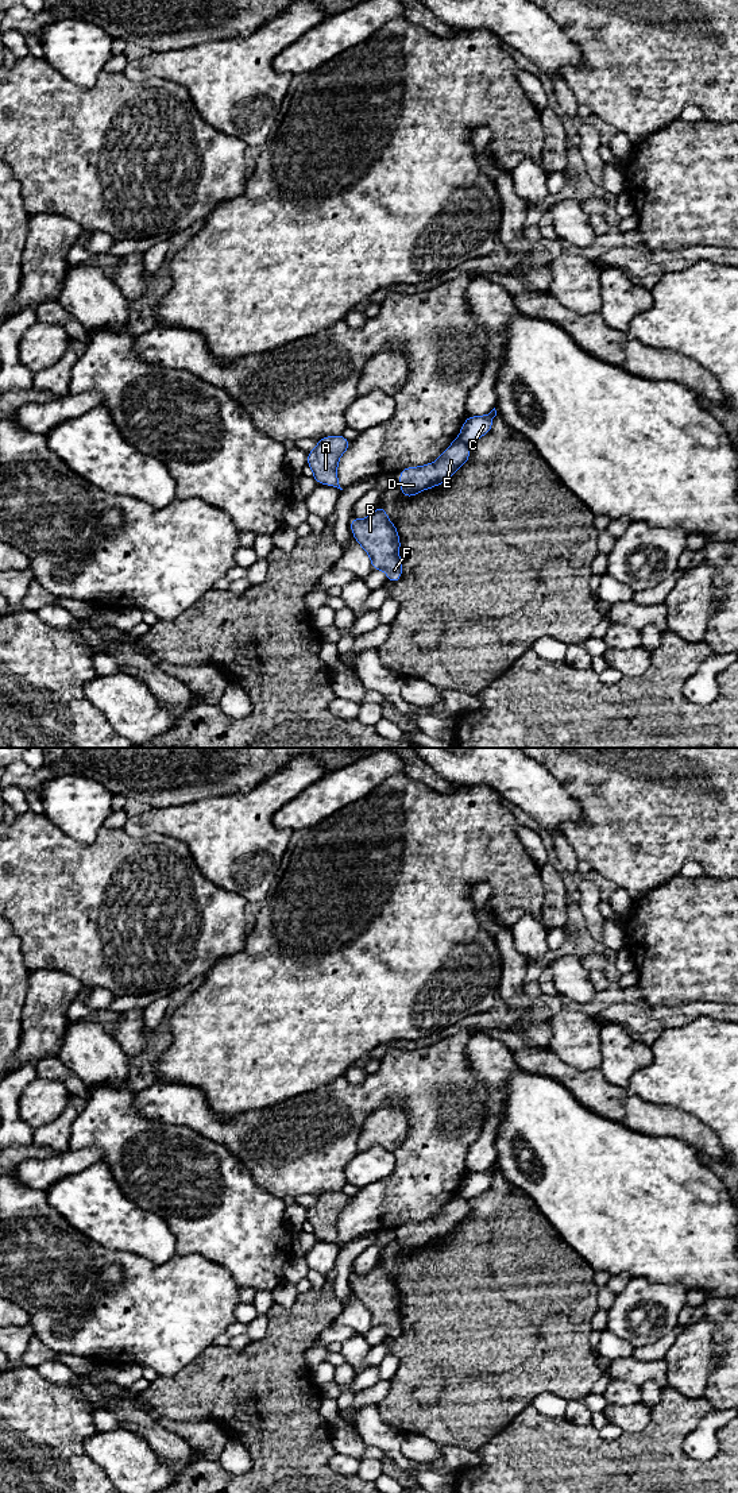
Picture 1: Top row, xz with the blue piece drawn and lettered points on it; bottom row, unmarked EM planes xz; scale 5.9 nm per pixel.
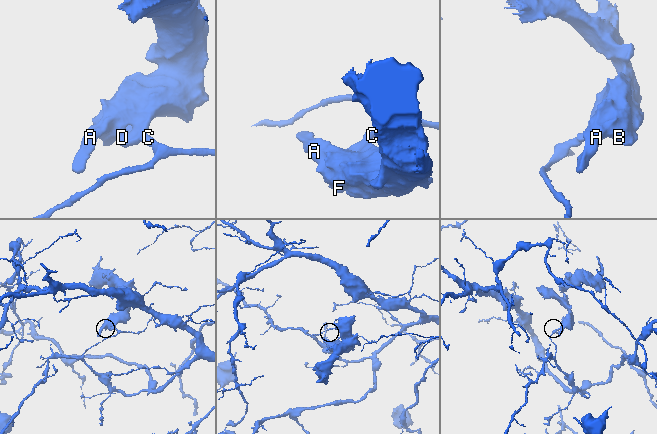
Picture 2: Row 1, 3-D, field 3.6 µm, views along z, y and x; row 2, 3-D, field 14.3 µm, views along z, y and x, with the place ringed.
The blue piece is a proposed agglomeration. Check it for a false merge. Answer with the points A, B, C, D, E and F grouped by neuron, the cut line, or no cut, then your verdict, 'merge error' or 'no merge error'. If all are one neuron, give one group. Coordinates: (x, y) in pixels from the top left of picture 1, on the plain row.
A B D E F / C | xz (458, 1193), (467, 1200) | merge error

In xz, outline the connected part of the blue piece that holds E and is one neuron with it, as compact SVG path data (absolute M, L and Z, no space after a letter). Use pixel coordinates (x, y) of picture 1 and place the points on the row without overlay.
M456 1195L436 1218L403 1224L399 1228L399 1242L403 1253L409 1254L444 1239L460 1222L470 1216L470 1210L468 1200Z

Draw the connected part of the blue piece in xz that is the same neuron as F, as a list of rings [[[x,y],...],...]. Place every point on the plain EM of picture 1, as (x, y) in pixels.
[[[378,1262],[362,1276],[351,1273],[349,1280],[353,1295],[370,1311],[372,1326],[383,1326],[389,1338],[398,1338],[402,1332],[401,1296],[385,1264]]]

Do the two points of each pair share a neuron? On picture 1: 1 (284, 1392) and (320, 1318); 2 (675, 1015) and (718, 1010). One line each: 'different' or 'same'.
1: same
2: same

